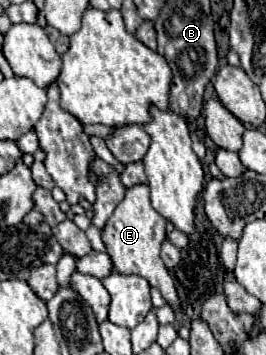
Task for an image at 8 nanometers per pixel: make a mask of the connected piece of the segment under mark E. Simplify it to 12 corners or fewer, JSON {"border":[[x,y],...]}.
{"border":[[149,184],[127,188],[101,236],[119,274],[143,276],[171,308],[173,278],[159,258],[167,220]]}

